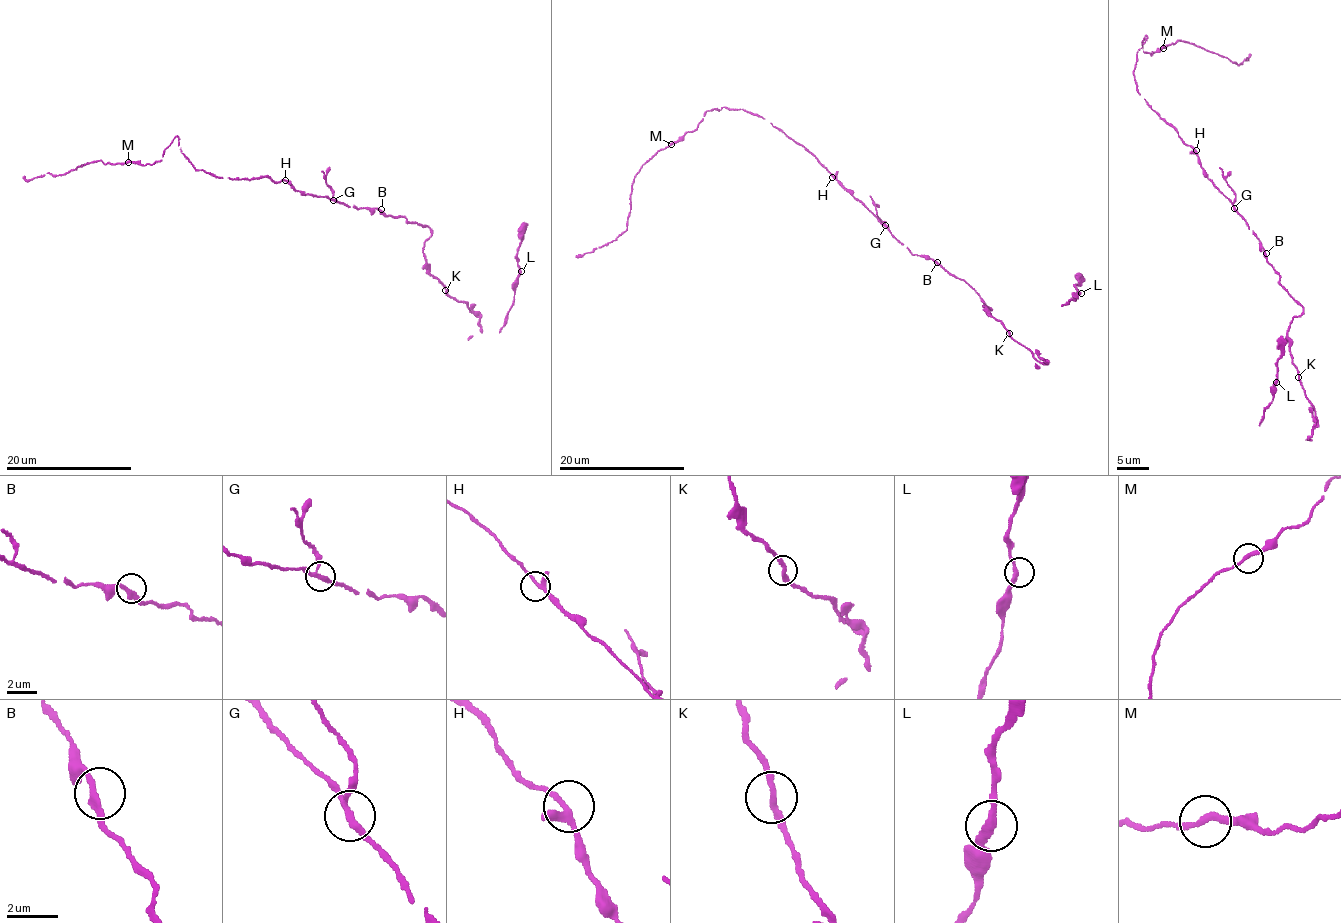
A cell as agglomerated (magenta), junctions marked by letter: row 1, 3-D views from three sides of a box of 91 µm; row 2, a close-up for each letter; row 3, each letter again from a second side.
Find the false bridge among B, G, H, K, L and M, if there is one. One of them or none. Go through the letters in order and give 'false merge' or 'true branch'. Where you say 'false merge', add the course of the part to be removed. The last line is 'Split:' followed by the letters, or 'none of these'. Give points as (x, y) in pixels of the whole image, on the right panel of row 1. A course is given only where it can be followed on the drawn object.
B: true branch
G: false merge; course (1233, 208), (1235, 192), (1219, 167)
H: true branch
K: true branch
L: true branch
M: true branch
Split: G

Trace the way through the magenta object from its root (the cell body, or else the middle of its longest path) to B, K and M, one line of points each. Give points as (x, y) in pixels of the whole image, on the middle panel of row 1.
B: (878, 218), (913, 255), (927, 255), (937, 262)
K: (878, 218), (913, 255), (927, 255), (969, 284), (989, 309), (982, 307), (986, 307), (987, 312), (1009, 333)
M: (878, 218), (809, 151), (763, 117), (743, 109), (707, 110), (693, 131), (671, 144)

